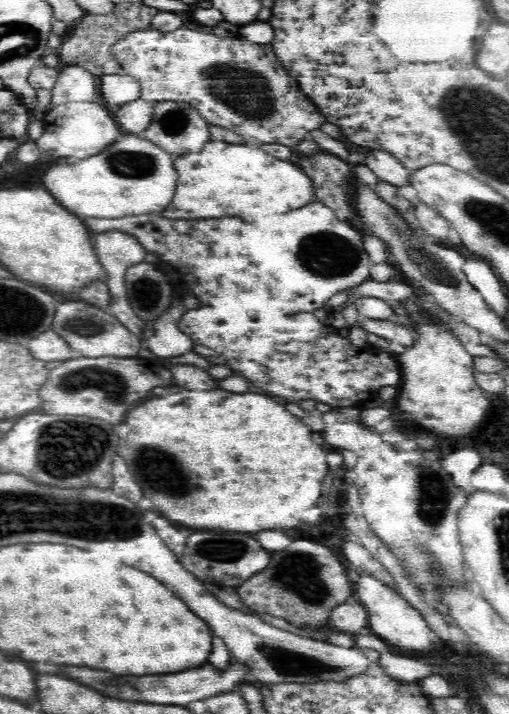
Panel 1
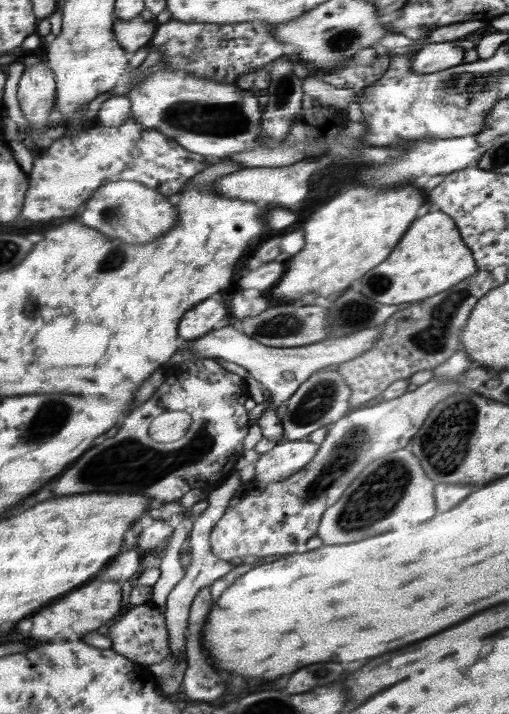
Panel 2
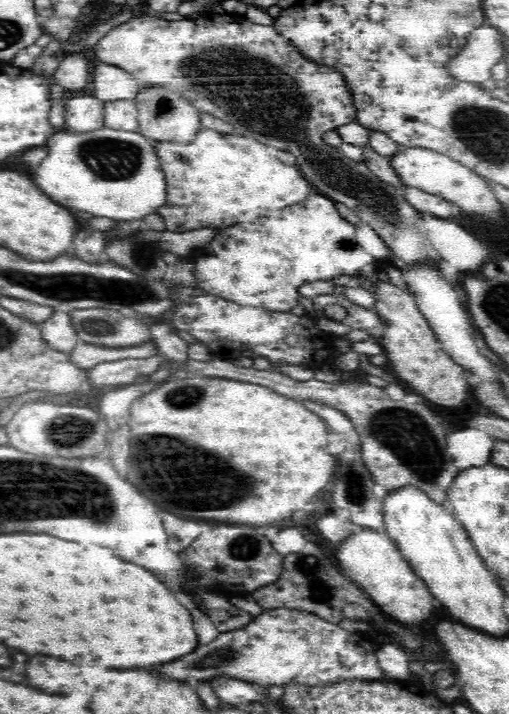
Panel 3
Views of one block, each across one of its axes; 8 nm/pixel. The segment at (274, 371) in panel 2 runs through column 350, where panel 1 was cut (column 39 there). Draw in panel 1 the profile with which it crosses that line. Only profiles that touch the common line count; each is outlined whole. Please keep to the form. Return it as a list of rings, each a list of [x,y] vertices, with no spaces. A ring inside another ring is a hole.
[[[46,330],[31,338],[26,344],[30,353],[34,358],[46,362],[55,360],[68,360],[77,355],[66,340],[62,339],[62,335],[54,332],[54,330]]]

